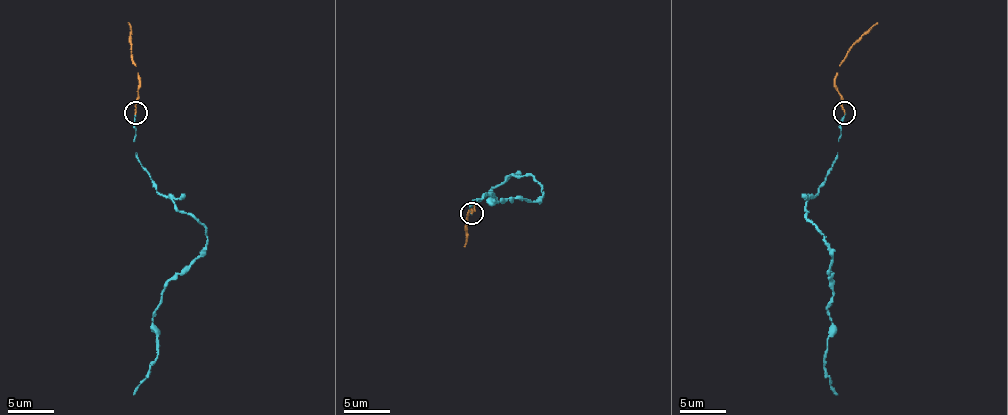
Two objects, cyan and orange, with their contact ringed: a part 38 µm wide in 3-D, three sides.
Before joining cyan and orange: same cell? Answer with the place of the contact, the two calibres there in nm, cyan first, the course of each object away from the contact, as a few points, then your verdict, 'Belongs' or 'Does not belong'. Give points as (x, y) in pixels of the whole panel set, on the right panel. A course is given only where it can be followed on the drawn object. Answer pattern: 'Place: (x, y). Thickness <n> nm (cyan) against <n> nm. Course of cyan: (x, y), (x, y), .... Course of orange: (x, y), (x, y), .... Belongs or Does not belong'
Place: (844, 113). Thickness 120 nm (cyan) against 140 nm. Course of cyan: (845, 113), (838, 159), (806, 207), (831, 255), (824, 362), (838, 394). Course of orange: (845, 113), (836, 74), (847, 52), (877, 22). Belongs

